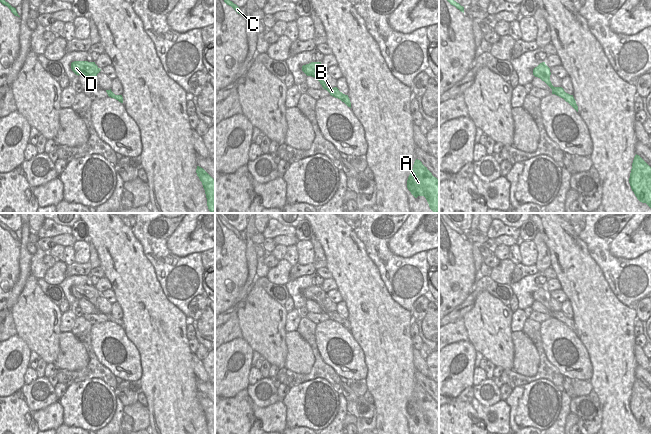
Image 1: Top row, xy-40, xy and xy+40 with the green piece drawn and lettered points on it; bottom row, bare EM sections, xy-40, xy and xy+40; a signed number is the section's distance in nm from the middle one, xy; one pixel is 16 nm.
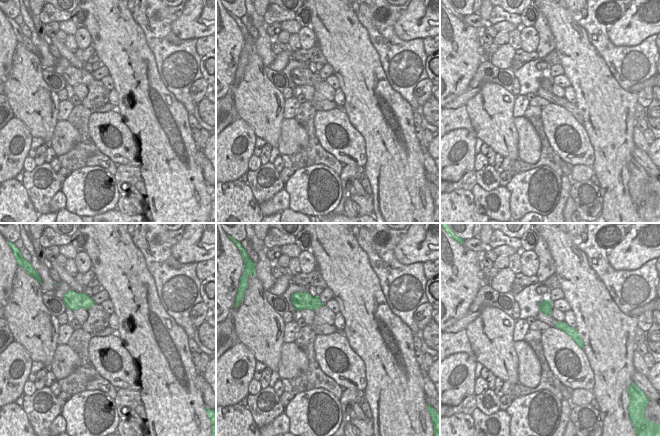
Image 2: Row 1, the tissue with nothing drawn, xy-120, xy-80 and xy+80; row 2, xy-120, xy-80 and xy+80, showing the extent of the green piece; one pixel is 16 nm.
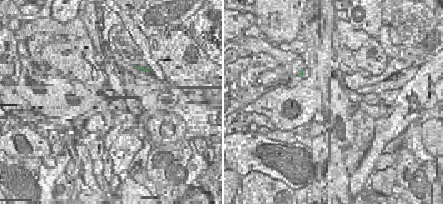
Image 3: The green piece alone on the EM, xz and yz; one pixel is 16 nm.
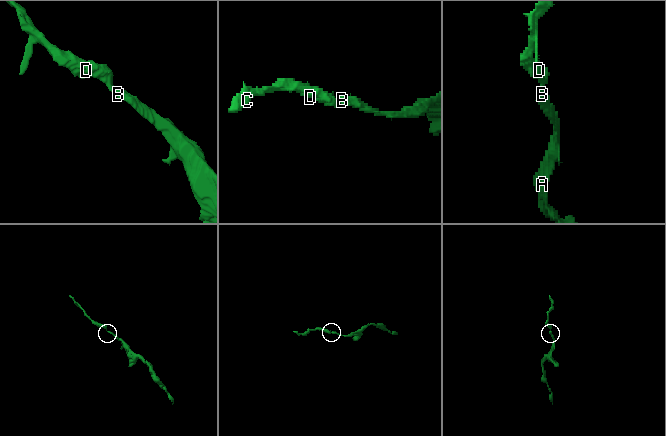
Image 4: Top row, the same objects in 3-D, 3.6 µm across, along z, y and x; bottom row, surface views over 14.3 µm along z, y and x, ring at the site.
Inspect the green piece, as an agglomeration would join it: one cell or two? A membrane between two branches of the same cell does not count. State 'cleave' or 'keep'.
keep

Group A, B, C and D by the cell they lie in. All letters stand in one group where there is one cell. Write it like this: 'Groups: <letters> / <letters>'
Groups: A B C D.

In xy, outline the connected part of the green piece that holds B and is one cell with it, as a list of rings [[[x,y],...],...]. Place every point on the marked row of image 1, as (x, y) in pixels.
[[[311,62],[309,64],[302,66],[302,71],[307,76],[312,76],[315,79],[317,79],[320,84],[322,85],[323,89],[327,90],[331,96],[340,99],[342,102],[344,102],[348,107],[351,108],[351,102],[348,97],[348,95],[343,94],[339,91],[337,87],[334,88],[328,88],[325,83],[325,74],[326,68],[324,68],[321,64],[321,62]]]

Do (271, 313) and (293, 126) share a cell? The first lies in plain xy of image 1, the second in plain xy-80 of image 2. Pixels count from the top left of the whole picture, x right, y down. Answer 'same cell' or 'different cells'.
different cells

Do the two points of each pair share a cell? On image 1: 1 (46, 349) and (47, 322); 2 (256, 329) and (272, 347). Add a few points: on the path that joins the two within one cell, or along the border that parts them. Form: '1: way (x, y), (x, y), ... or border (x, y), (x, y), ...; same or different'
1: way (46, 342), (46, 329); same
2: way (260, 333), (270, 343); same

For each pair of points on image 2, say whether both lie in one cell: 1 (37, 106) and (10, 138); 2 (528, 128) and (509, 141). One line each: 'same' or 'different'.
1: different
2: different

